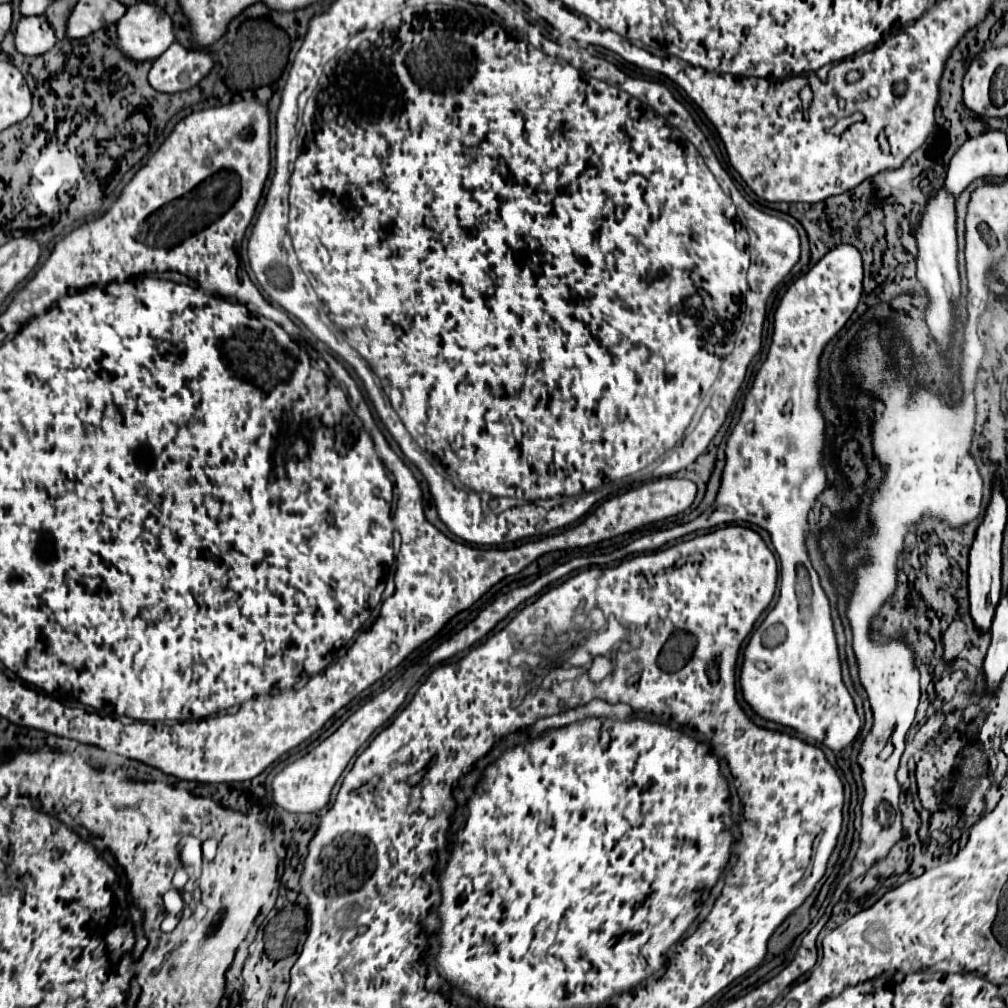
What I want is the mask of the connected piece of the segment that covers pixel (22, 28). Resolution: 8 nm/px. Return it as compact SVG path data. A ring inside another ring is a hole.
M22 17L16 35L14 35L14 47L18 53L26 57L38 57L48 53L56 45L56 37L52 27L44 17Z

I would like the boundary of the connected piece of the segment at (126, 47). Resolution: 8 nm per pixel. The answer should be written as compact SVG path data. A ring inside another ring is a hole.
M140 1L140 3L128 7L124 17L116 23L116 47L126 59L130 59L134 63L158 59L172 43L174 43L172 19L158 5L148 5L144 1Z

